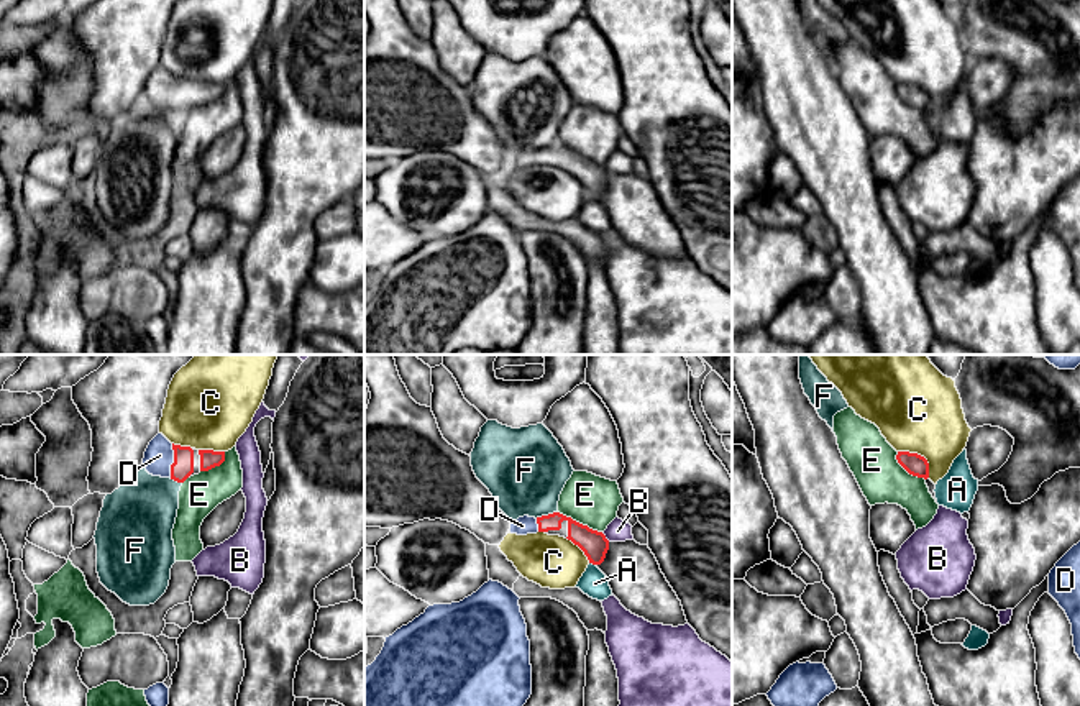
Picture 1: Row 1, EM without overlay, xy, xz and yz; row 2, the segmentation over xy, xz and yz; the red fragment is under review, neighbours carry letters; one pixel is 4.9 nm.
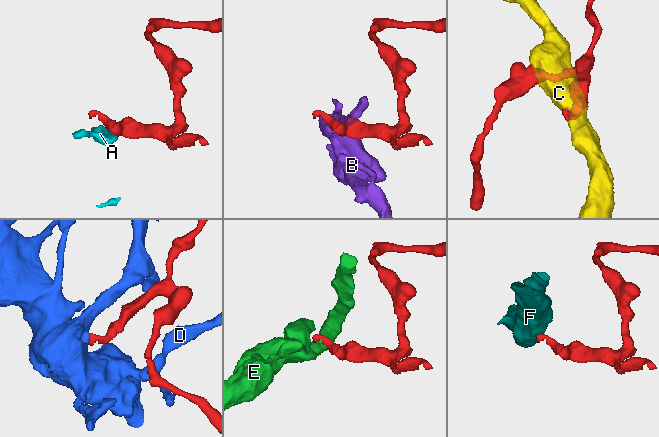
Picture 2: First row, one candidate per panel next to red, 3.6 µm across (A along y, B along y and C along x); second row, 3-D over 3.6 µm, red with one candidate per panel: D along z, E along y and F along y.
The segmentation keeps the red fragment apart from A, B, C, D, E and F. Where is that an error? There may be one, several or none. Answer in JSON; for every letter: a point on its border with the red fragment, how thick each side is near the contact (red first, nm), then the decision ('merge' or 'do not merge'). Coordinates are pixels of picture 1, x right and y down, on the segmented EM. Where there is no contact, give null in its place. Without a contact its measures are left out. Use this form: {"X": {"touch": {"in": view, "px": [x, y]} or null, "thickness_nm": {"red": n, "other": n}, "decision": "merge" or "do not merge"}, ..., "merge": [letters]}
{"A": {"touch": {"in": "xz", "px": [593, 563]}, "thickness_nm": {"red": 130, "other": 140}, "decision": "do not merge"}, "B": {"touch": {"in": "xz", "px": [604, 537]}, "thickness_nm": {"red": 130, "other": 110}, "decision": "do not merge"}, "C": {"touch": {"in": "yz", "px": [919, 455]}, "thickness_nm": {"red": 110, "other": 420}, "decision": "do not merge"}, "D": {"touch": {"in": "xy", "px": [174, 460]}, "thickness_nm": {"red": 110, "other": 140}, "decision": "merge"}, "E": {"touch": {"in": "xz", "px": [578, 522]}, "thickness_nm": {"red": 130, "other": 240}, "decision": "do not merge"}, "F": {"touch": {"in": "xz", "px": [545, 516]}, "thickness_nm": {"red": 120, "other": 400}, "decision": "do not merge"}, "merge": ["D"]}

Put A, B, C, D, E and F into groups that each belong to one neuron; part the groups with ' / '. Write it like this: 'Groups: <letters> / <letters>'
Groups: A / B / C / D / E / F

